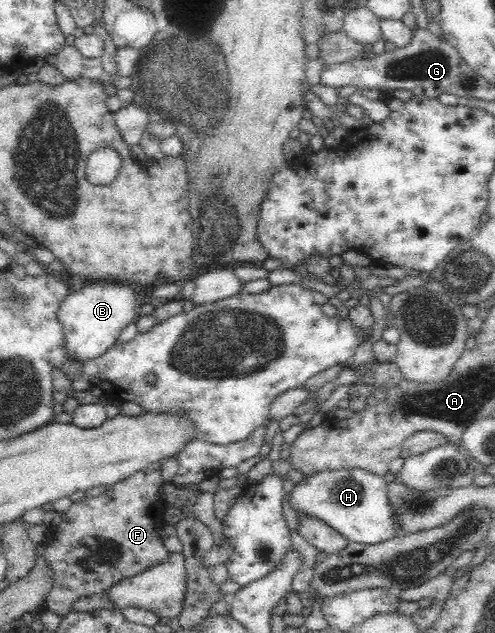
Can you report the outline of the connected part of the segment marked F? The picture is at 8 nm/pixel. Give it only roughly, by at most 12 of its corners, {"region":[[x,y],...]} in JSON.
{"region":[[161,464],[61,513],[43,542],[60,617],[169,558]]}

